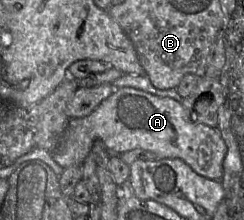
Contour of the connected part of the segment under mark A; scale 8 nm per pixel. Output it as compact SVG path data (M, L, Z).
M123 87L114 92L91 113L95 137L112 154L133 149L155 153L159 158L178 158L197 174L220 180L227 146L217 127L194 122L183 105L172 98Z

